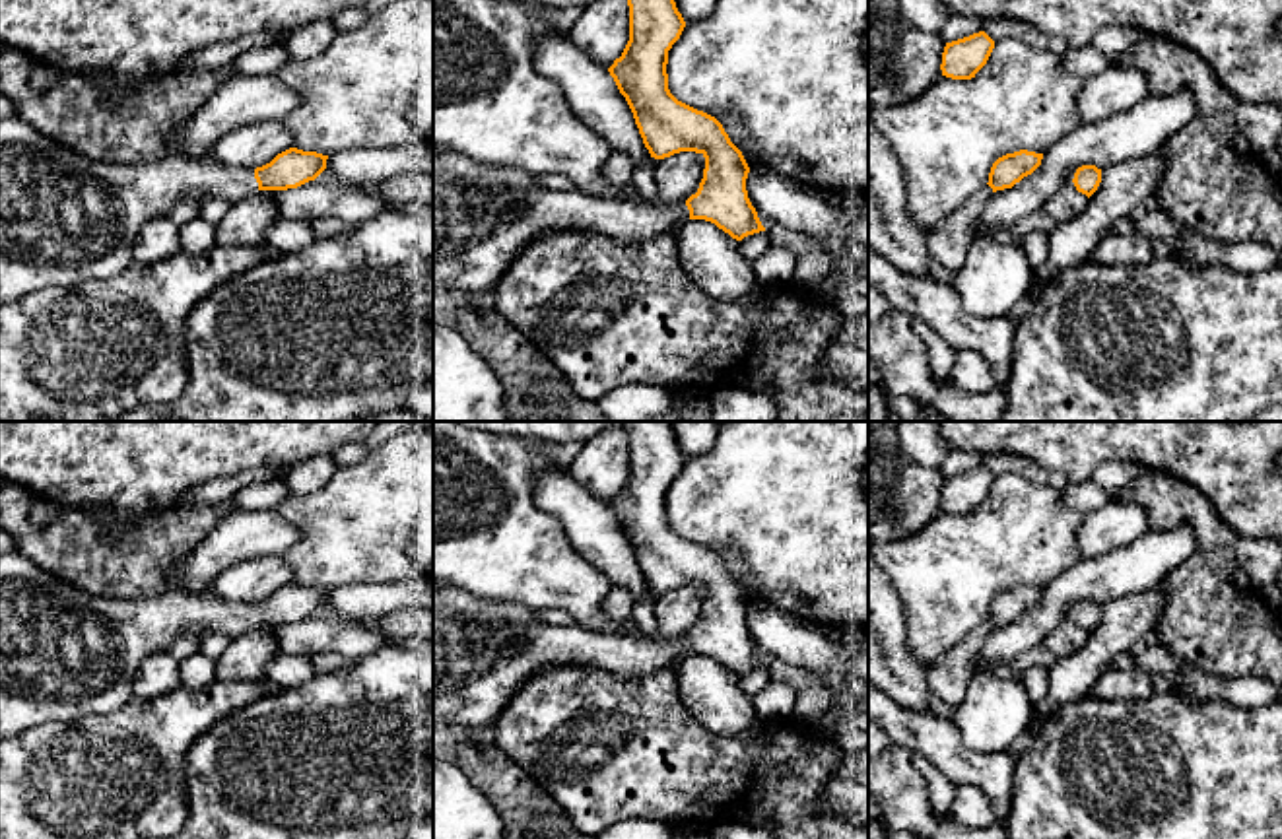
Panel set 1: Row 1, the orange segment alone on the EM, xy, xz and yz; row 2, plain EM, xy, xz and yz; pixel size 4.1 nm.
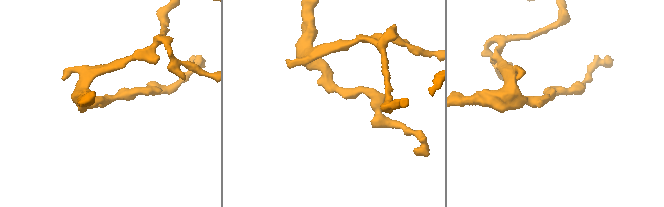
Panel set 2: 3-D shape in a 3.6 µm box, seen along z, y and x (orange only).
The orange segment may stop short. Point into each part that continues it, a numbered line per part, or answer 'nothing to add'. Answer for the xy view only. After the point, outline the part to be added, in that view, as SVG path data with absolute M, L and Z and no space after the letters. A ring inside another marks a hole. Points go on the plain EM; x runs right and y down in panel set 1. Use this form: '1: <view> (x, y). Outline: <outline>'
1: xy (65, 655). Outline: M17 552L0 554L0 740L39 724L72 722L118 711L132 697L142 660L167 651L185 633L198 639L208 633L223 633L235 639L254 627L258 627L258 618L251 602L225 602L210 592L204 596L165 592L148 598L93 596Z

